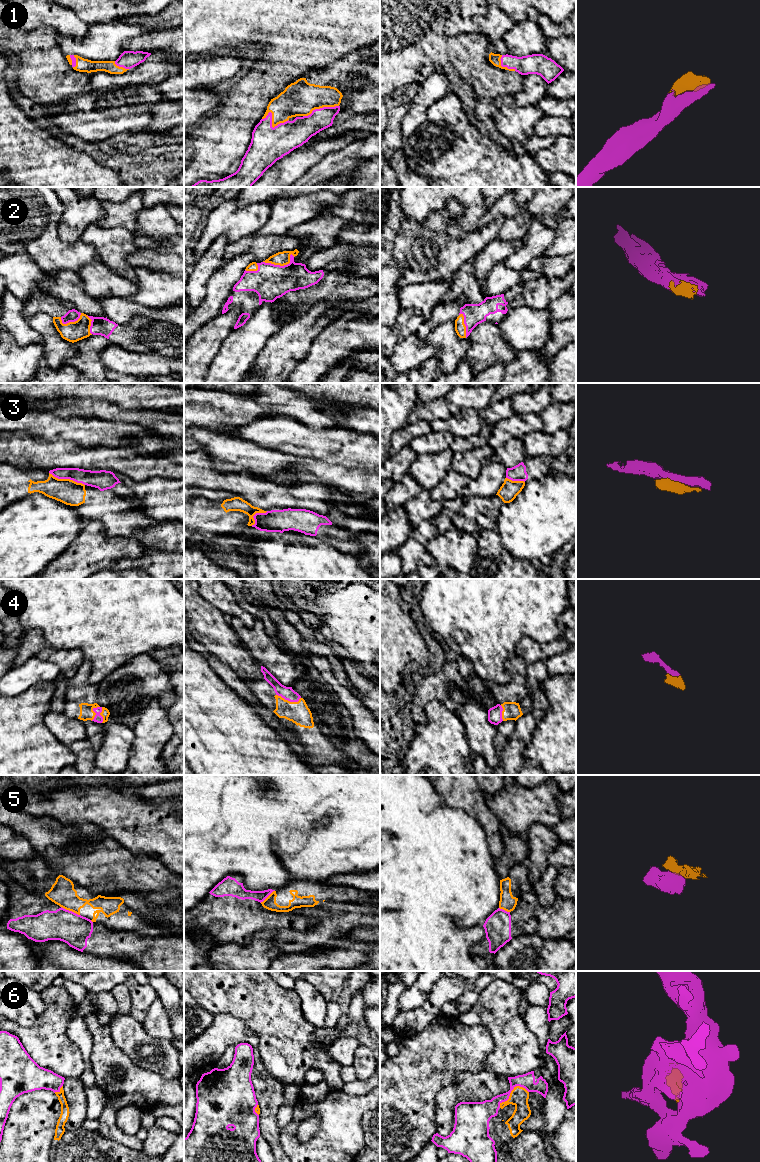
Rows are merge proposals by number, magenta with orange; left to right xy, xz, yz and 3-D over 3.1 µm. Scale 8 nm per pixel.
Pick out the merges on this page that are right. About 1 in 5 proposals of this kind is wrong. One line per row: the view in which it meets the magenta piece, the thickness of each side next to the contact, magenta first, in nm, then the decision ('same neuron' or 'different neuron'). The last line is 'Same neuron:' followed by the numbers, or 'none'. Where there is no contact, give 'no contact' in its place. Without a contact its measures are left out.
1: contact in xz; calibres 280 and 240 nm; same neuron
2: contact in xz; calibres 280 and 110 nm; same neuron
3: contact in xy; calibres 140 and 200 nm; different neuron
4: contact in xz; calibres 100 and 180 nm; same neuron
5: contact in xy; calibres 260 and 200 nm; different neuron
6: contact in yz; calibres 150 and 150 nm; same neuron
Same neuron: 1, 2, 4, 6

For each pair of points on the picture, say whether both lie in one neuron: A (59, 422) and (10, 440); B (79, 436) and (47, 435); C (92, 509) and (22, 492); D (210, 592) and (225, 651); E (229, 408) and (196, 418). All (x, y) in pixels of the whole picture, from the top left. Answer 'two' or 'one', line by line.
A: two
B: one
C: one
D: two
E: one

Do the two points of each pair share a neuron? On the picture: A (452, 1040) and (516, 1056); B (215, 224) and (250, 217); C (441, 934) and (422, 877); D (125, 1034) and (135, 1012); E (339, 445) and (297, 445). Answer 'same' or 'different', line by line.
A: different
B: same
C: different
D: different
E: same

